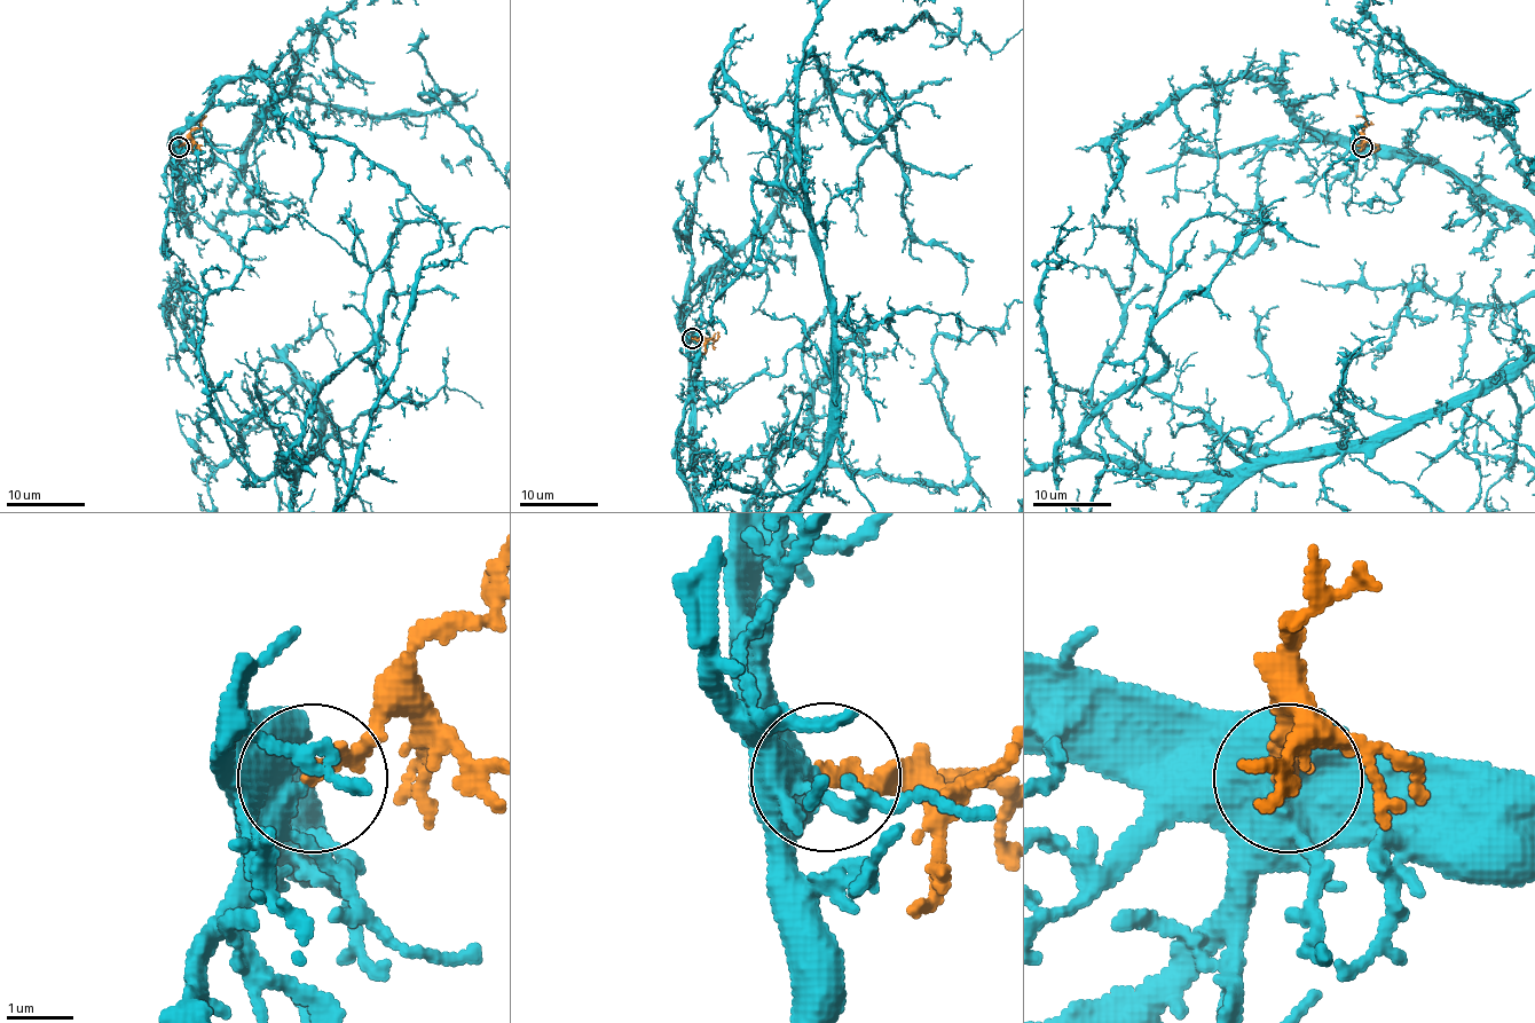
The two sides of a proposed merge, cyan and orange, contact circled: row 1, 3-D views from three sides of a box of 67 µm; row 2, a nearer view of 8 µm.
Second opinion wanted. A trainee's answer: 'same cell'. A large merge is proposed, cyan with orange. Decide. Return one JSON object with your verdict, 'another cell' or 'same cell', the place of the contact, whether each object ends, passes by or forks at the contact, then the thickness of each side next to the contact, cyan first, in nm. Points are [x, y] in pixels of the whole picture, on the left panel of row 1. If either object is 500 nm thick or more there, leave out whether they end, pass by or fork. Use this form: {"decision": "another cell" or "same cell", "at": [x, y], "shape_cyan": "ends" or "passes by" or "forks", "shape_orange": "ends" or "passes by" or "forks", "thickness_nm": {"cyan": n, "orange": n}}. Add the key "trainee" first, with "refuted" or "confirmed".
{"trainee": "confirmed", "decision": "same cell", "at": [179, 147], "shape_cyan": "passes by", "shape_orange": "ends", "thickness_nm": {"cyan": 480, "orange": 220}}

